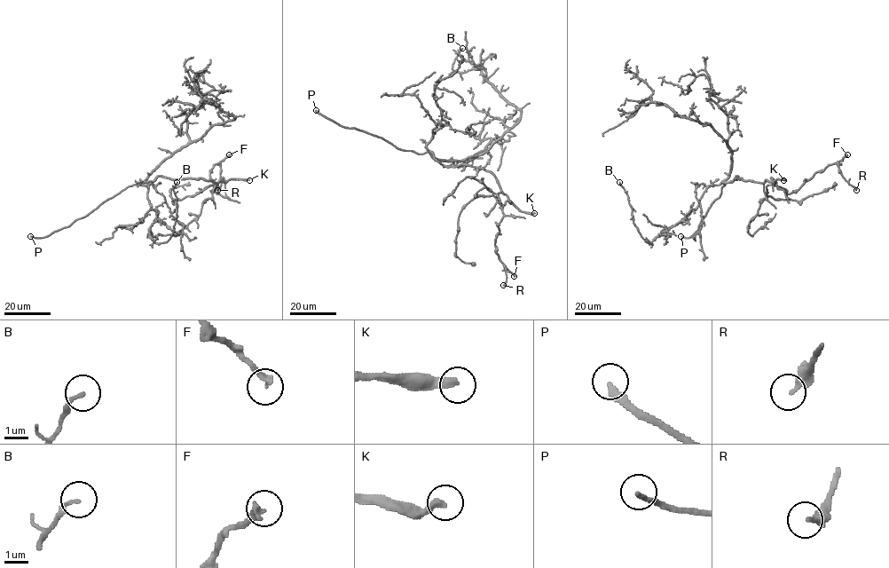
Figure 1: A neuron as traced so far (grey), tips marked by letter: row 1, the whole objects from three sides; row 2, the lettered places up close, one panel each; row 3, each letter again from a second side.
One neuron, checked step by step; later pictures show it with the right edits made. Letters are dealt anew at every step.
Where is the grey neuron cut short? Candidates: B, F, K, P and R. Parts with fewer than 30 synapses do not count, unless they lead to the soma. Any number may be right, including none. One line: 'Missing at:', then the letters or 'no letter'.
Missing at: K, P

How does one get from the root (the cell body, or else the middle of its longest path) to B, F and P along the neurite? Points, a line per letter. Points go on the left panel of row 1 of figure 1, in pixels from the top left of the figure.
B: (146, 178), (141, 185), (157, 209), (149, 236), (157, 243), (174, 231), (177, 182)
F: (146, 178), (146, 182), (158, 177), (214, 182), (222, 178), (217, 193), (209, 172), (229, 154)
P: (146, 178), (142, 183), (126, 187), (67, 226), (43, 237), (30, 236)

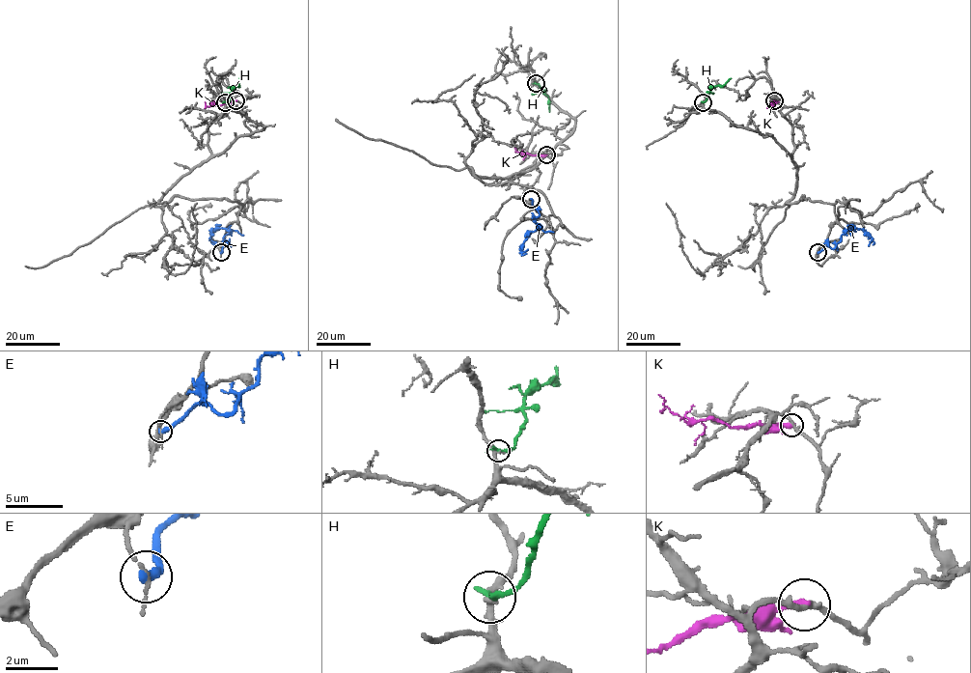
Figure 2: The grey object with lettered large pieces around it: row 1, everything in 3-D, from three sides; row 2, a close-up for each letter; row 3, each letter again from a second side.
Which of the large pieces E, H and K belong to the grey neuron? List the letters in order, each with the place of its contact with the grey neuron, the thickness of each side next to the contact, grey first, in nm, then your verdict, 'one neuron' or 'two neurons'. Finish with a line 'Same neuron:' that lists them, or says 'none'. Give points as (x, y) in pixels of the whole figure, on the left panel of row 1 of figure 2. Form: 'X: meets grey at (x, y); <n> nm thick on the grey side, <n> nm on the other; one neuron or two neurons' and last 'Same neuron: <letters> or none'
E: meets grey at (221, 252); 110 nm thick on the grey side, 320 nm on the other; two neurons
H: meets grey at (225, 102); 260 nm thick on the grey side, 280 nm on the other; two neurons
K: meets grey at (235, 100); 240 nm thick on the grey side, 320 nm on the other; two neurons
Same neuron: none

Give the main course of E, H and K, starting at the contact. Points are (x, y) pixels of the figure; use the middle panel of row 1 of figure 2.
E: (531, 199), (539, 214), (534, 222), (539, 226), (527, 233), (521, 255), (526, 253)
H: (536, 83), (547, 96), (549, 112)
K: (546, 154), (515, 152)

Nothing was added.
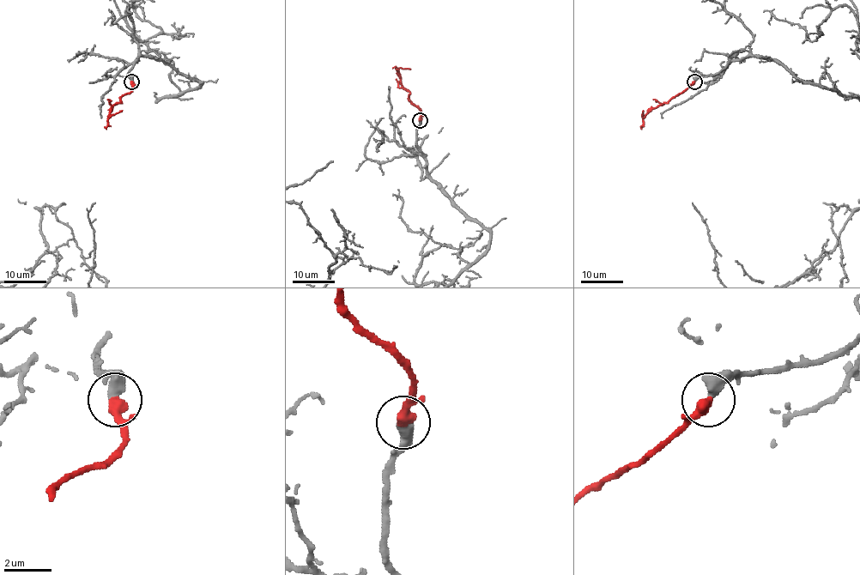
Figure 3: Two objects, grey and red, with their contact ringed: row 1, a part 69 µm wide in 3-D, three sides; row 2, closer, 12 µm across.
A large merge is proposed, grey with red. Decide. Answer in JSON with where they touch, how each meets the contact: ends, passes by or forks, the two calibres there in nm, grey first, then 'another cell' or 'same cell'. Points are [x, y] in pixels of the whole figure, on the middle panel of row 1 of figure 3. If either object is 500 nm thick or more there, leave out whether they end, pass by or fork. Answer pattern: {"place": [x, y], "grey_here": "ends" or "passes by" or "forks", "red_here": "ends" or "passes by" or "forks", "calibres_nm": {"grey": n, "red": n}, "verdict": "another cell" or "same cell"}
{"place": [420, 120], "calibres_nm": {"grey": 550, "red": 480}, "verdict": "same cell"}

